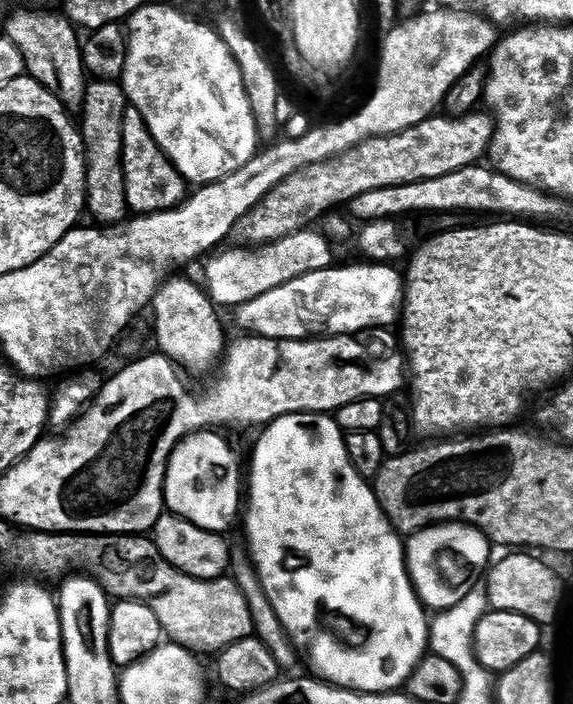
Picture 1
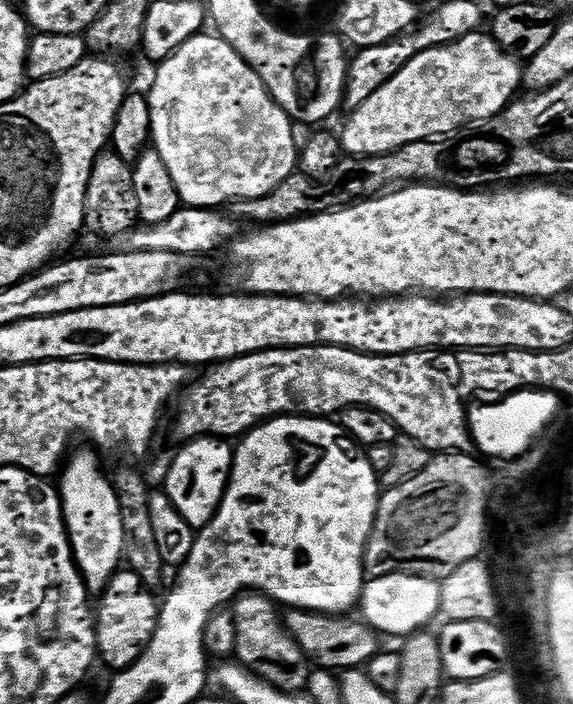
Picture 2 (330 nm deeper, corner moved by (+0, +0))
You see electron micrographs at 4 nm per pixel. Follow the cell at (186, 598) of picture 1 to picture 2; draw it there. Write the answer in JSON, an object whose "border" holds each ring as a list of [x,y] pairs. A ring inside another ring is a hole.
{"border":[[[294,608],[283,613],[282,623],[315,667],[343,674],[349,672],[351,668],[363,669],[368,666],[364,664],[370,663],[375,658],[381,640],[363,619],[347,620],[348,618],[344,614],[307,612],[305,608]]]}

